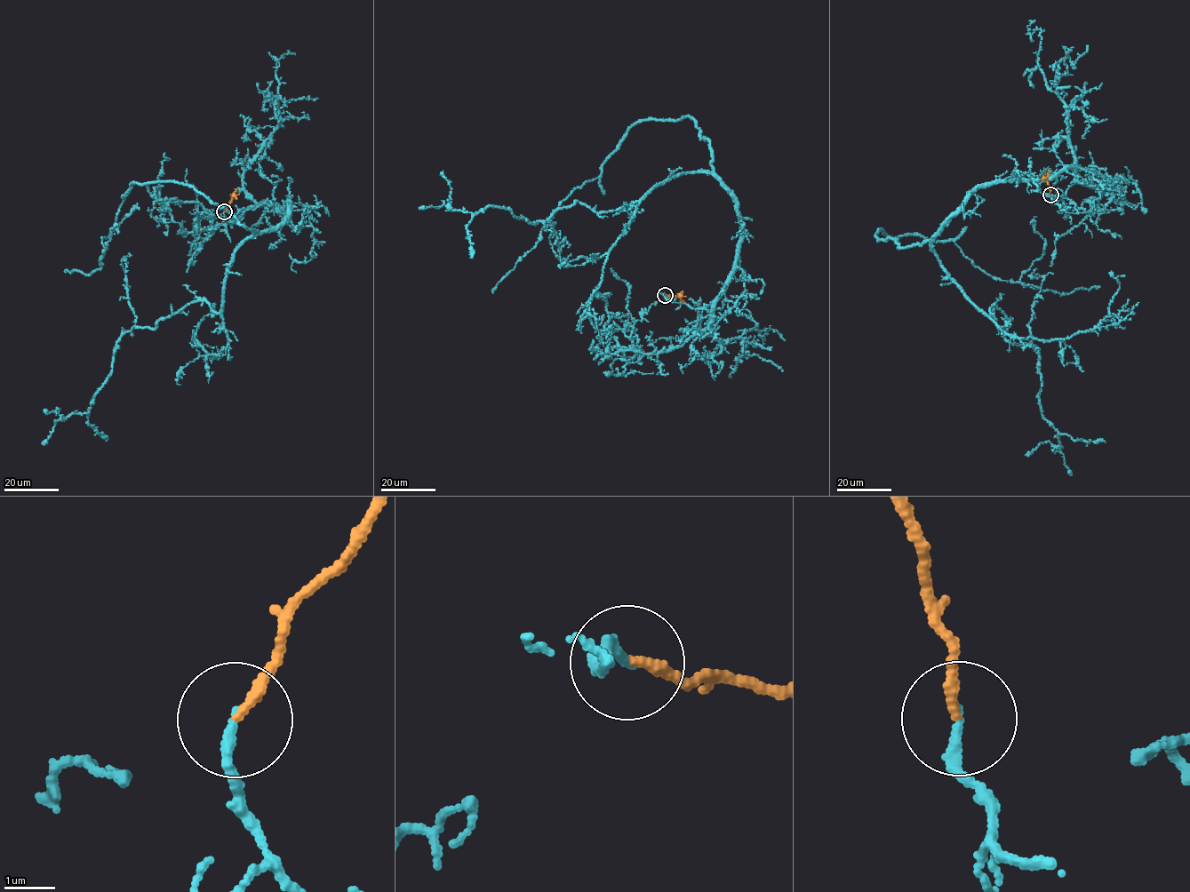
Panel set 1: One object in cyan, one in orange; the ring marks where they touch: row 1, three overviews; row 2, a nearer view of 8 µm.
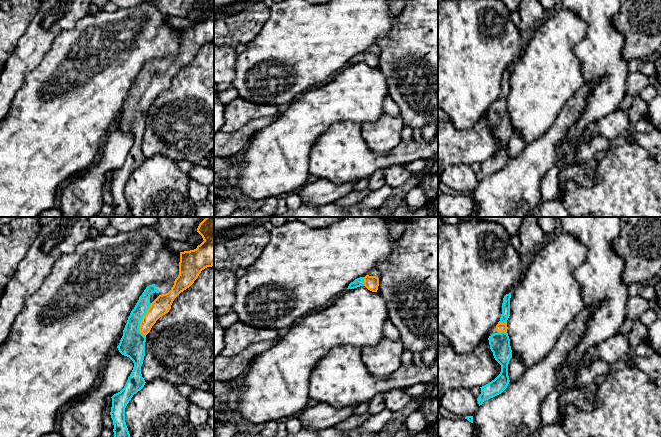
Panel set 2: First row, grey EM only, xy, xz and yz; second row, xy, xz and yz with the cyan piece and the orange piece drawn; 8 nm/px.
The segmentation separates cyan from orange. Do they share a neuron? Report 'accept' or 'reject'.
accept

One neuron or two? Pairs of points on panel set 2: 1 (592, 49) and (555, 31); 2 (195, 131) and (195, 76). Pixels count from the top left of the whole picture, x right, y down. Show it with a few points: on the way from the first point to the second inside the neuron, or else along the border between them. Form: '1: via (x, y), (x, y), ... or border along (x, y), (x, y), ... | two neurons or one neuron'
1: border along (582, 19), (585, 34), (573, 47), (581, 65) | two neurons
2: via (195, 117), (195, 90) | one neuron

